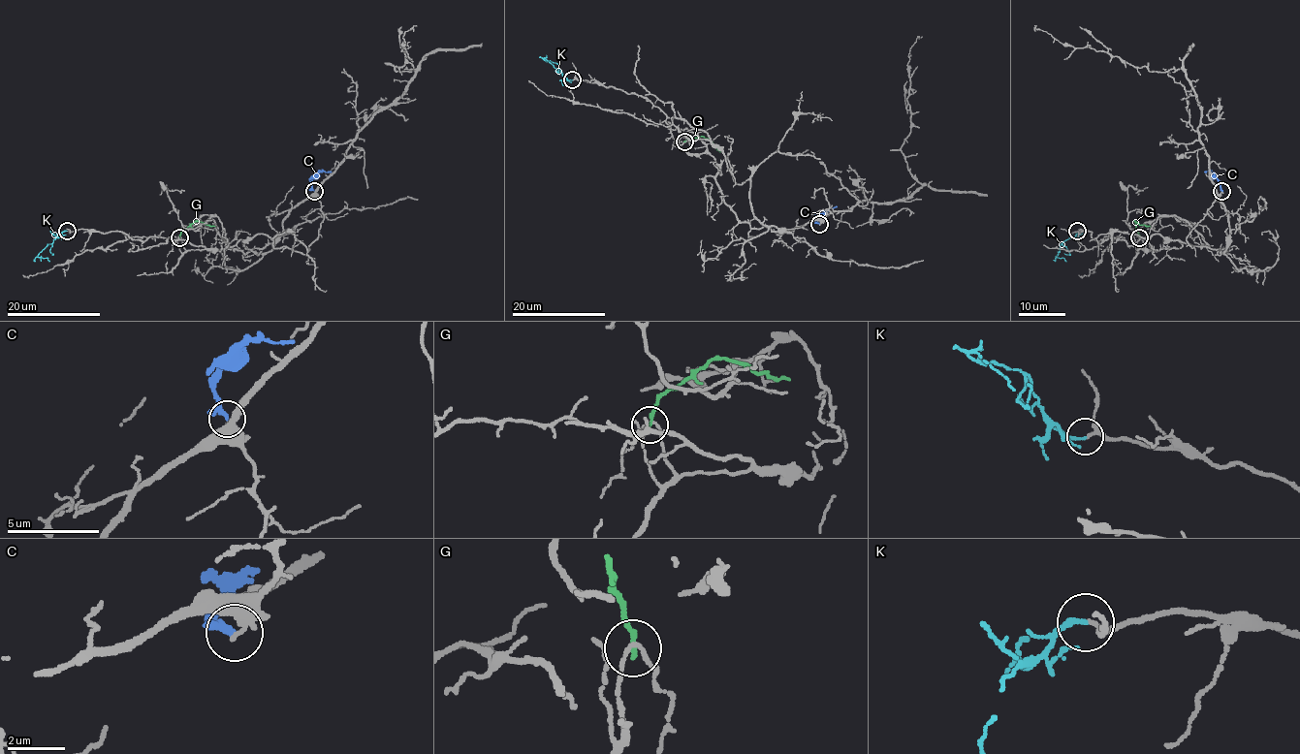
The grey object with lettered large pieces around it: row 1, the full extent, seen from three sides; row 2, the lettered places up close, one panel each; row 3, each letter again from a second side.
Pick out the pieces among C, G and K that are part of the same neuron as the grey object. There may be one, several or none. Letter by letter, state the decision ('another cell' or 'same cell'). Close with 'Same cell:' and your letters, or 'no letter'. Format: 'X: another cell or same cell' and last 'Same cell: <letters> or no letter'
C: another cell
G: another cell
K: same cell
Same cell: K

